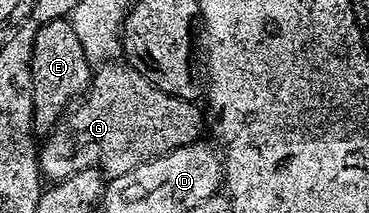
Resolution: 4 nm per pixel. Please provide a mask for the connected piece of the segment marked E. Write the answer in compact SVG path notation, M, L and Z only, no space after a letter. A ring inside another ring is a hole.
M70 18L50 19L47 23L38 24L31 54L31 122L34 130L50 132L73 101L86 92L92 74L92 64L77 41L77 33L73 33Z

